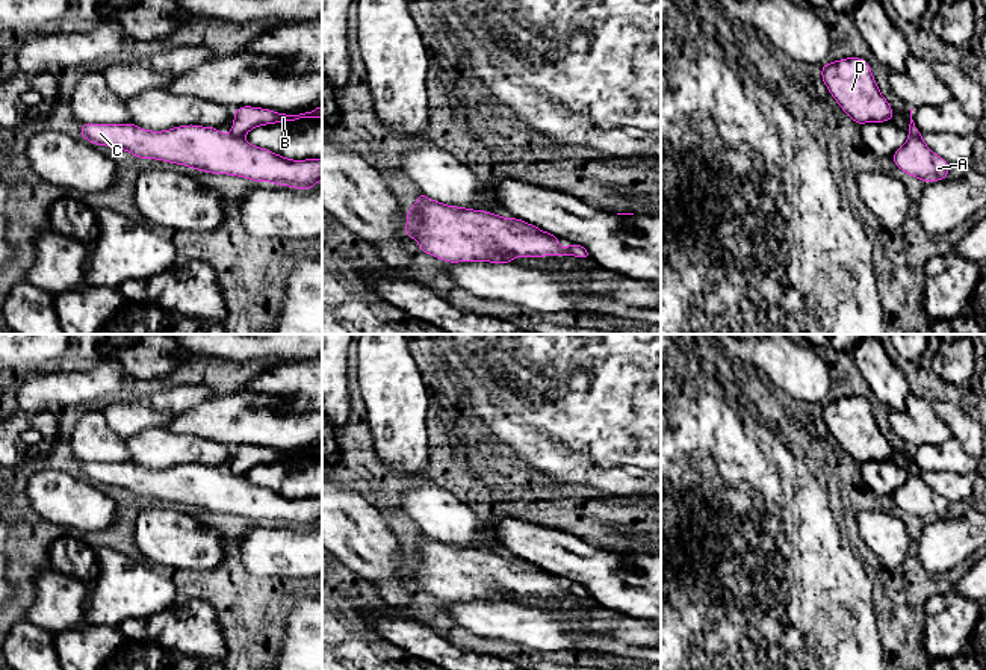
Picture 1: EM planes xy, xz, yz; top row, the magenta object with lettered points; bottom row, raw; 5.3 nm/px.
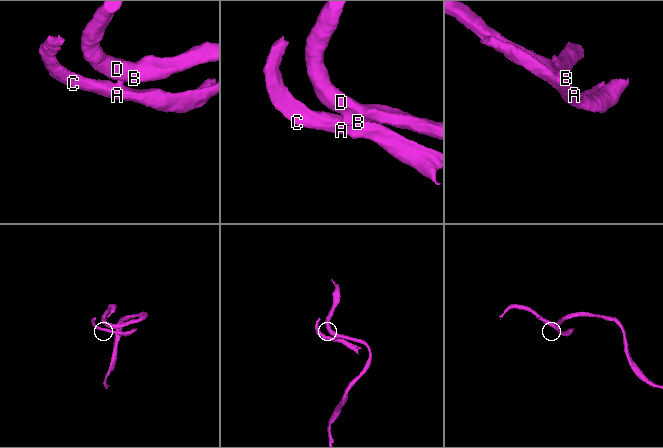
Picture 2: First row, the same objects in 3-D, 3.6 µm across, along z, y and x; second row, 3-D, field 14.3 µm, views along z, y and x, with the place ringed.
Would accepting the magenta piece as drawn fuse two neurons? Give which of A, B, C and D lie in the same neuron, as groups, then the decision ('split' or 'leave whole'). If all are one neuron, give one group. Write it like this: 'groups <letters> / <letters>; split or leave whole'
groups A C / B D; split

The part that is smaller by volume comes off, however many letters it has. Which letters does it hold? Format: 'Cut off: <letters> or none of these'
Cut off: A, C

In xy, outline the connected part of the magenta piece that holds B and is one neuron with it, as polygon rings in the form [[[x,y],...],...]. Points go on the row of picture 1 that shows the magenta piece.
[[[242,106],[233,110],[234,110],[234,119],[231,124],[231,133],[236,138],[243,138],[250,130],[259,126],[290,123],[299,118],[322,118],[322,106],[318,106],[312,112],[299,115],[278,113],[271,109],[262,109],[253,106]]]

